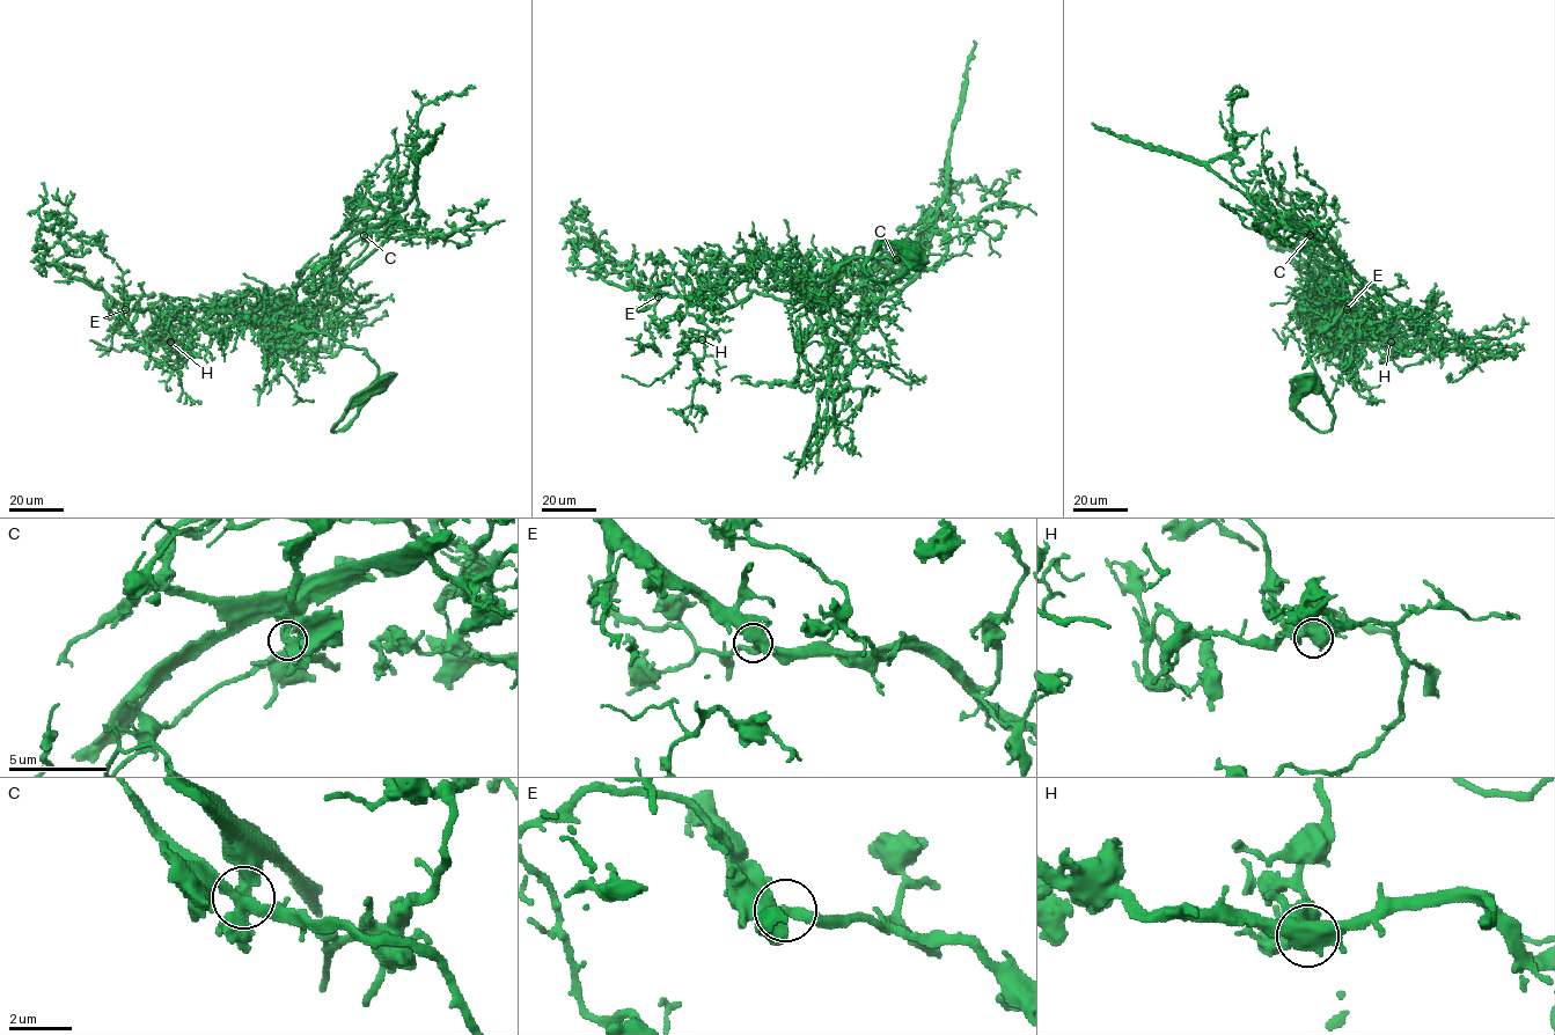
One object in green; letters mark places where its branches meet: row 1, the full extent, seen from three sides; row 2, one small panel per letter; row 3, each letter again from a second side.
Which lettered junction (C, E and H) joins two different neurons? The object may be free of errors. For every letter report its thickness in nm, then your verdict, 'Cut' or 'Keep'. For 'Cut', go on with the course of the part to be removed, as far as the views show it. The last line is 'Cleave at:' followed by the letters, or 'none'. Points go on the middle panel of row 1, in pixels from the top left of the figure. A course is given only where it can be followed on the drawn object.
C: Thickness 380 nm. Cut. Course of the part to remove: (896, 258), (936, 214), (945, 191), (952, 126), (962, 102), (973, 41)
E: Thickness 340 nm. Keep
H: Thickness 550 nm. Keep
Cleave at: C

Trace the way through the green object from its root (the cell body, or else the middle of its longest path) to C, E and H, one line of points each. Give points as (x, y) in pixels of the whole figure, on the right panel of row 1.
C: (1306, 387), (1295, 409), (1327, 432), (1334, 413), (1307, 335), (1330, 323), (1339, 277), (1310, 235)
E: (1306, 387), (1295, 409), (1327, 432), (1334, 413), (1307, 335), (1354, 323), (1343, 310), (1364, 329), (1347, 309)
H: (1306, 387), (1295, 409), (1327, 432), (1334, 413), (1307, 335), (1354, 323), (1343, 310), (1357, 330), (1391, 342)

